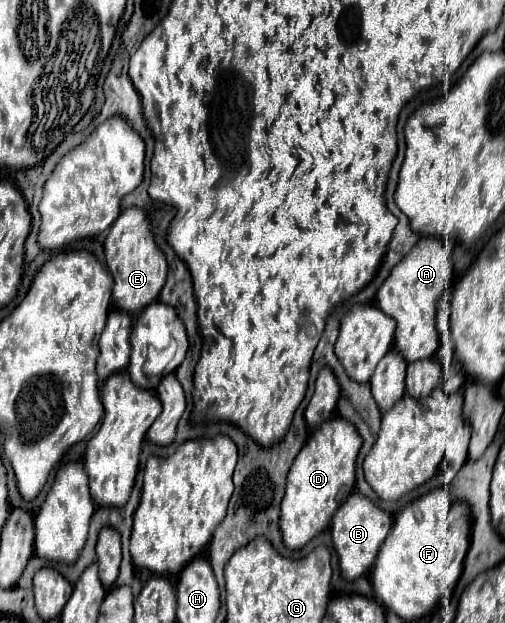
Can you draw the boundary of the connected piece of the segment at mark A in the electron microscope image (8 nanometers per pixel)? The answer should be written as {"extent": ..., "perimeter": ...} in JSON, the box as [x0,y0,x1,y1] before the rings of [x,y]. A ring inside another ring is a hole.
{"extent":[377,238,451,362],"perimeter":[[[421,238],[415,248],[391,270],[387,280],[377,292],[377,306],[389,318],[397,322],[395,328],[395,348],[403,352],[407,362],[431,358],[439,348],[437,330],[437,306],[449,284],[451,264],[449,256],[439,238]]]}

